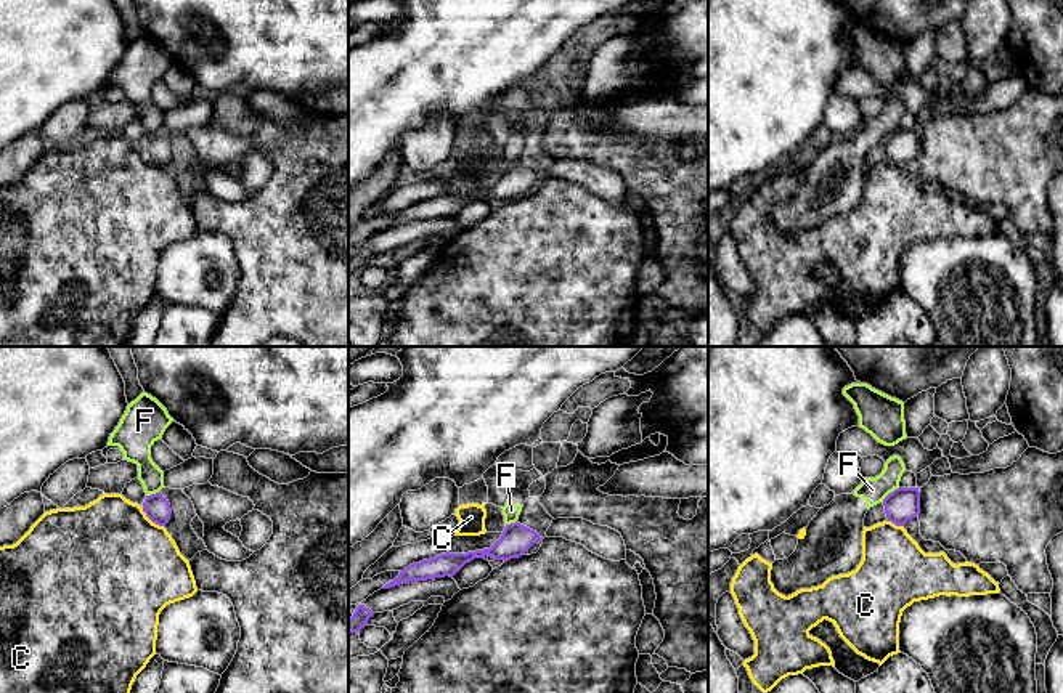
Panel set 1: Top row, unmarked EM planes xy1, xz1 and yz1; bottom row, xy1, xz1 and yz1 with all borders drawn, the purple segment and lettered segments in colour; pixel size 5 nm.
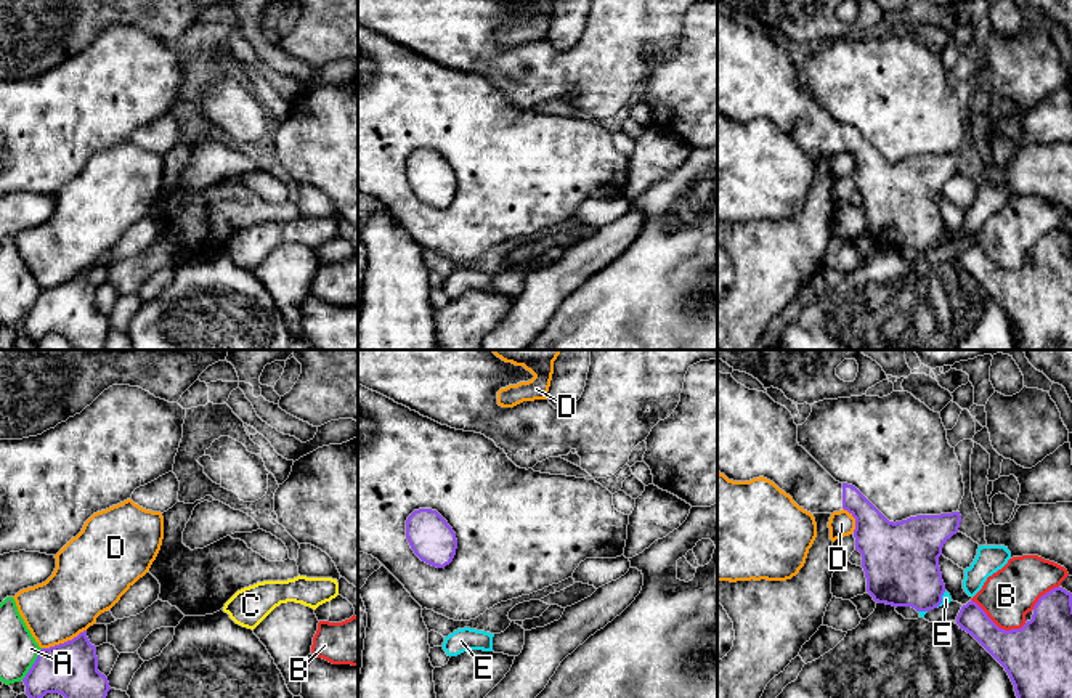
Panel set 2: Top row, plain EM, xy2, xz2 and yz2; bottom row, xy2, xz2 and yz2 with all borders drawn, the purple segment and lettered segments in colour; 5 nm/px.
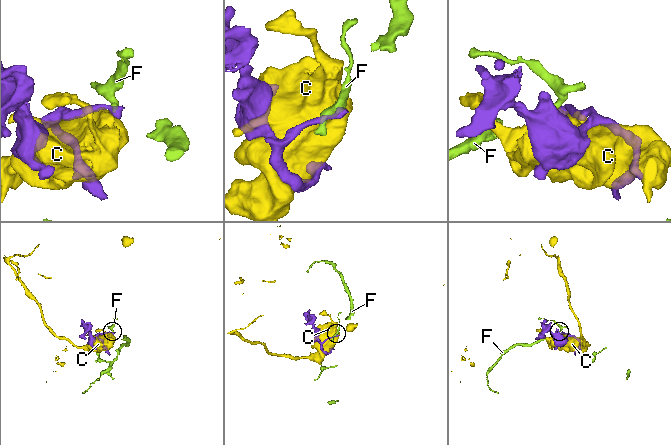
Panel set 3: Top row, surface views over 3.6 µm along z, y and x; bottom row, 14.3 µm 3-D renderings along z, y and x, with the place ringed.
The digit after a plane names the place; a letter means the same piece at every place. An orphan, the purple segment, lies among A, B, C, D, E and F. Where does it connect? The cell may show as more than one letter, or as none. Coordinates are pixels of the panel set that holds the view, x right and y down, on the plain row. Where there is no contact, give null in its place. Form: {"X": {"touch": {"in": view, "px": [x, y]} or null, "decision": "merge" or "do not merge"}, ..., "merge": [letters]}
{"A": {"touch": {"in": "xy2", "px": [32, 305]}, "decision": "do not merge"}, "B": {"touch": {"in": "yz2", "px": [997, 267]}, "decision": "do not merge"}, "C": {"touch": {"in": "xy1", "px": [151, 161]}, "decision": "do not merge"}, "D": {"touch": {"in": "xy2", "px": [64, 283]}, "decision": "do not merge"}, "E": {"touch": {"in": "yz2", "px": [941, 239]}, "decision": "do not merge"}, "F": {"touch": {"in": "yz1", "px": [890, 133]}, "decision": "do not merge"}, "merge": []}

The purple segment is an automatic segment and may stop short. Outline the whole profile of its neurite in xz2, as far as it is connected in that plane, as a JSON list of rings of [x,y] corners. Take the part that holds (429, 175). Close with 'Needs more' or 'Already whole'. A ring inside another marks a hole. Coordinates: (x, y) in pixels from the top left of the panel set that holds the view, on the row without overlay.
[[[419,149],[408,157],[406,180],[422,202],[437,209],[445,209],[456,196],[456,173],[448,162],[432,149]]]. Already whole

